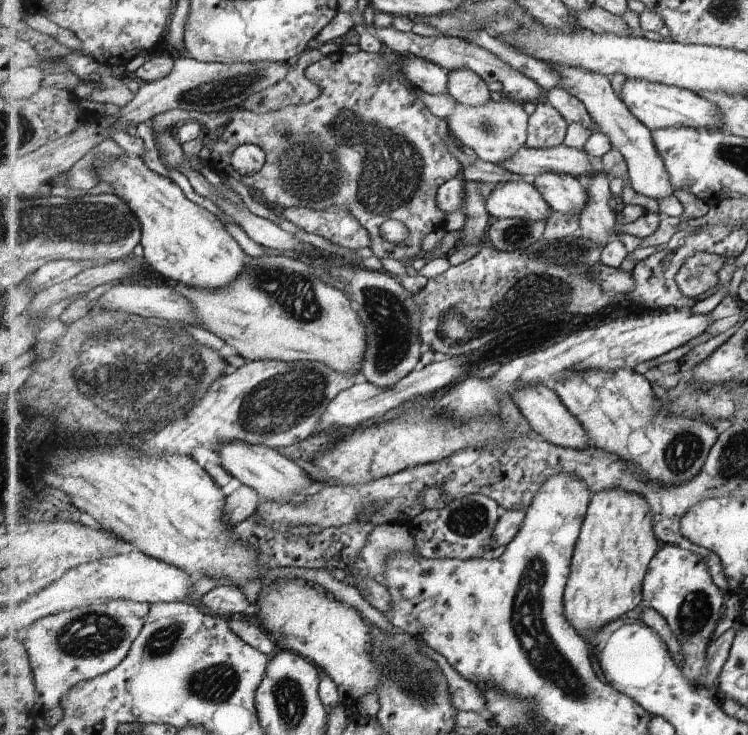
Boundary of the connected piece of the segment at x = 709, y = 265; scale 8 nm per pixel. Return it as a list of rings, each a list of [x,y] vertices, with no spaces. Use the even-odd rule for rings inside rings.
[[[710,253],[690,257],[675,276],[675,285],[684,296],[703,296],[719,286],[718,275],[727,262],[726,257]]]

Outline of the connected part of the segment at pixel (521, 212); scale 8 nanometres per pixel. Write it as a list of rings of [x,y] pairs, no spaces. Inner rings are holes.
[[[528,178],[497,184],[493,194],[486,200],[486,208],[492,220],[521,218],[525,221],[540,222],[547,221],[553,214],[542,193]]]

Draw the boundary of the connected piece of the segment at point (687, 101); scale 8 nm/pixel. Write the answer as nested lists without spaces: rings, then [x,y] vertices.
[[[626,79],[619,93],[625,105],[652,132],[668,127],[692,127],[695,129],[723,130],[722,108],[699,94],[678,87],[649,83],[645,80]]]

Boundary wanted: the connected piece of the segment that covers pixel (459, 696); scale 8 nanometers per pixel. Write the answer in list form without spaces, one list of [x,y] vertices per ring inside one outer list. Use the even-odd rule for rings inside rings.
[[[423,646],[423,650],[435,660],[439,662],[439,666],[443,669],[450,684],[450,693],[452,694],[452,701],[454,706],[459,711],[474,711],[484,712],[487,710],[487,700],[484,690],[477,683],[473,683],[466,677],[463,677],[455,668],[453,664],[437,650],[433,650],[429,646]]]

